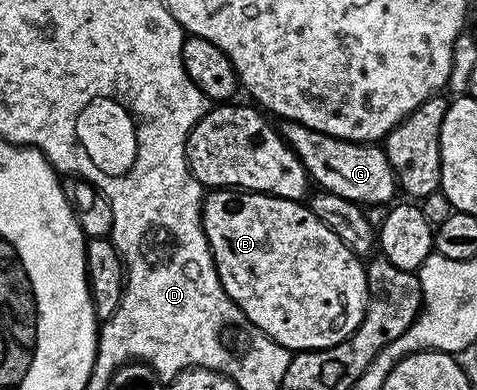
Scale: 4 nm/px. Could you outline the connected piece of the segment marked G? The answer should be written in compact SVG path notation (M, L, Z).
M290 119L280 124L279 130L283 141L295 153L295 157L299 157L310 180L320 190L330 191L360 205L388 204L389 198L398 194L397 178L393 176L391 165L380 146L343 141L339 137L319 133L319 129L307 129L307 125Z

